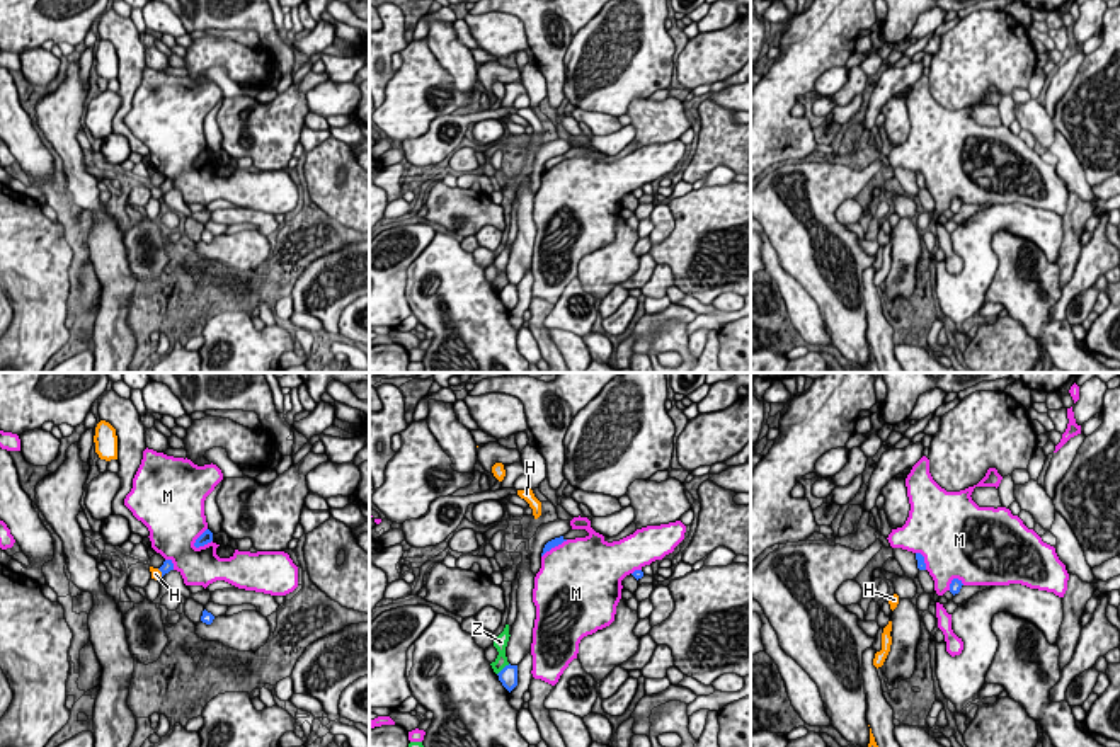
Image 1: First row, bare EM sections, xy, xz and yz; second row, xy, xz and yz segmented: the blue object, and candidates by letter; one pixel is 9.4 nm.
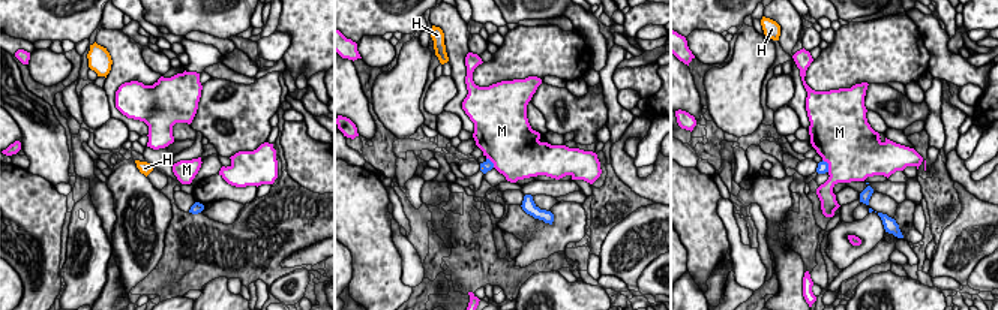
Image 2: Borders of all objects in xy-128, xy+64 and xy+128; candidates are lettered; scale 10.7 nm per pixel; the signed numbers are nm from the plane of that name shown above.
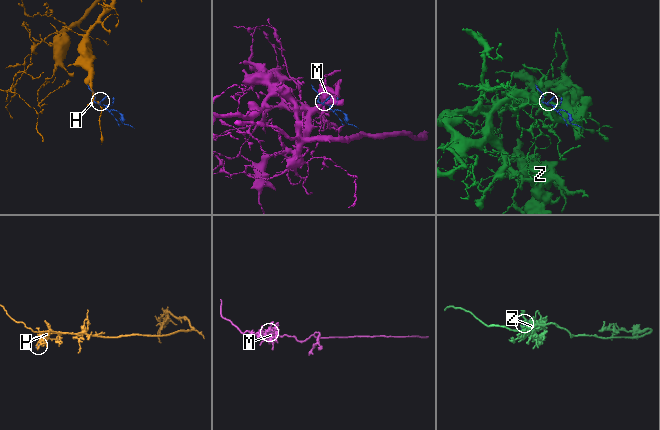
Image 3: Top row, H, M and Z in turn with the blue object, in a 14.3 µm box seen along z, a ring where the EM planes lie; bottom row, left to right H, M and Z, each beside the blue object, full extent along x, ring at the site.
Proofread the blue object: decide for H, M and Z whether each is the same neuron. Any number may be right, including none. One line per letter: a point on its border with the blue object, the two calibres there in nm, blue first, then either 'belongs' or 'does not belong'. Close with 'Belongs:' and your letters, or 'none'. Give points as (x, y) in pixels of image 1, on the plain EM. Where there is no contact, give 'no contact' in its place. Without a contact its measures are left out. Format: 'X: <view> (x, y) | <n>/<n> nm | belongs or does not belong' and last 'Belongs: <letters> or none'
H: xy (160, 189) | 100/100 nm | belongs
M: xy (198, 157) | 120/500 nm | does not belong
Z: xz (502, 288) | 180/120 nm | does not belong
Belongs: H

